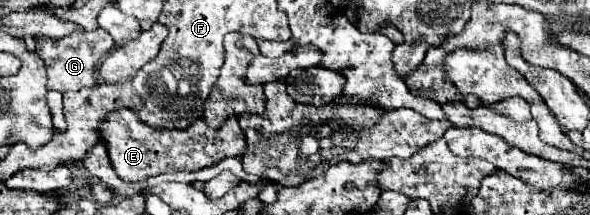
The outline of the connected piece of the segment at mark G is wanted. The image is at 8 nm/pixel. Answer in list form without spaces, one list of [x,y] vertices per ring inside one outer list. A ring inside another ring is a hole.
[[[104,29],[74,31],[72,35],[66,35],[62,39],[38,37],[36,47],[38,47],[38,57],[44,61],[48,71],[48,89],[66,93],[66,91],[78,91],[82,87],[92,87],[98,83],[96,67],[102,61],[102,57],[114,47],[114,39]]]

